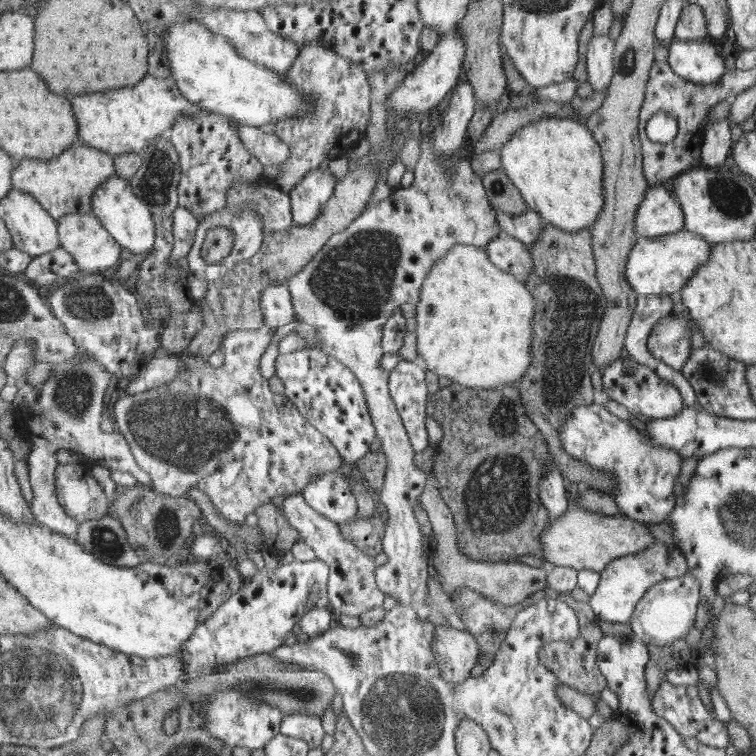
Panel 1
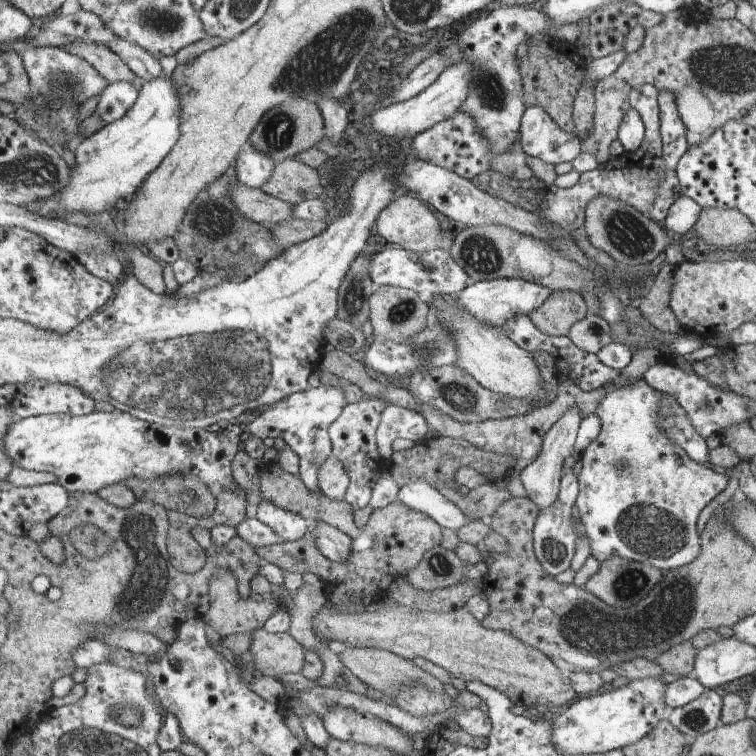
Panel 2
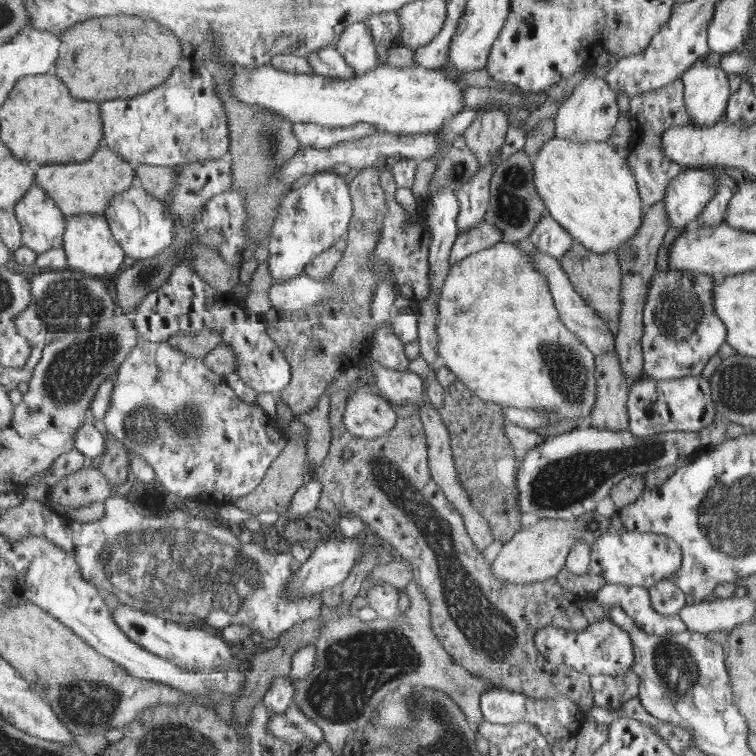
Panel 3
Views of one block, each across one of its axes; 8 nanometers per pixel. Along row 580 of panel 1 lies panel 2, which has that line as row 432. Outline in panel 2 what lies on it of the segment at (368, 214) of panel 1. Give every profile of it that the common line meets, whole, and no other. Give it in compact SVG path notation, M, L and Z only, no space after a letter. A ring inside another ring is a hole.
M397 405L387 406L377 426L375 440L379 446L381 459L389 459L392 454L391 442L396 438L422 442L430 430L429 422L422 412L407 410Z

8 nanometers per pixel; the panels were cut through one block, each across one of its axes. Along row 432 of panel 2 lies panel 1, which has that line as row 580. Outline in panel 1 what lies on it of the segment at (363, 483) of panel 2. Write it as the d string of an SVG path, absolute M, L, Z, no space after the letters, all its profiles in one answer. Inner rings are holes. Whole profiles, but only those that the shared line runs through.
M291 493L277 501L288 521L301 531L301 538L316 552L317 558L329 565L330 609L339 613L340 616L361 617L368 611L382 607L386 594L375 582L375 557L365 554L360 543L346 535L345 527L317 512L302 493Z

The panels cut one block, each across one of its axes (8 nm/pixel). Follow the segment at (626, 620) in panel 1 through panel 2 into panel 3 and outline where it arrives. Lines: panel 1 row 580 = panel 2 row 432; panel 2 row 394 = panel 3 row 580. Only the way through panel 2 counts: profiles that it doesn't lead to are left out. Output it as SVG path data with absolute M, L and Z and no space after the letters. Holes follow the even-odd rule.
M627 531L613 532L600 536L592 546L589 572L591 576L603 577L605 584L644 587L649 589L654 583L677 573L682 566L683 552L680 545L667 536L652 532Z

